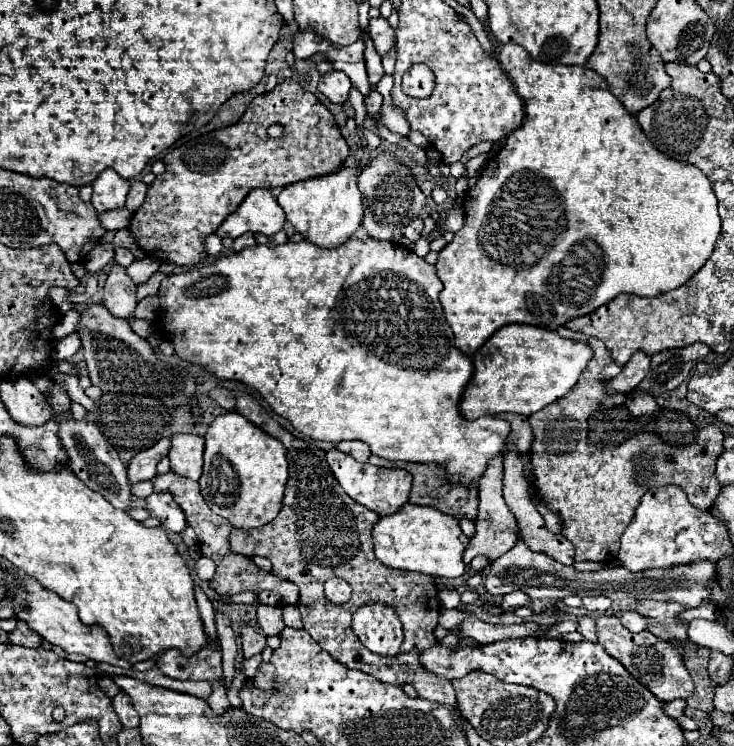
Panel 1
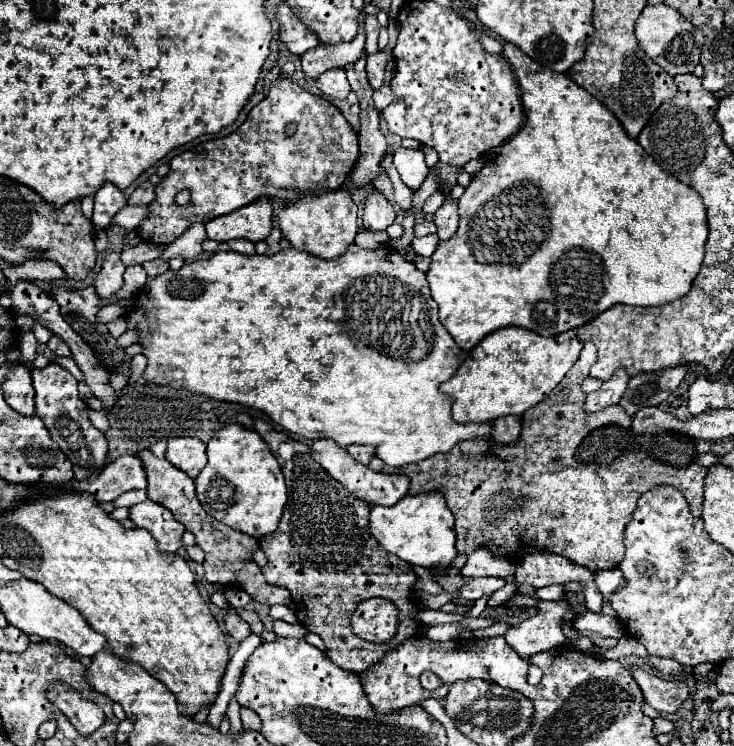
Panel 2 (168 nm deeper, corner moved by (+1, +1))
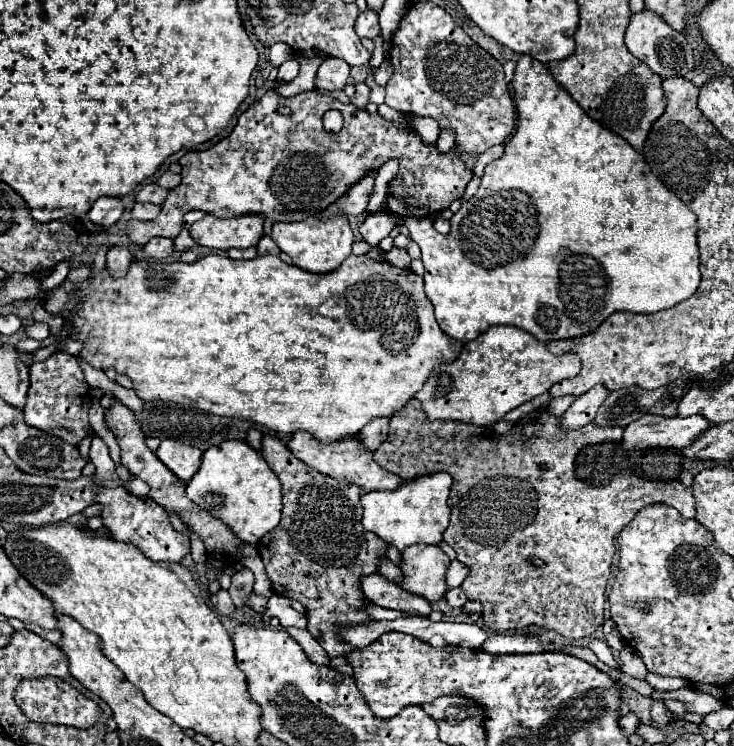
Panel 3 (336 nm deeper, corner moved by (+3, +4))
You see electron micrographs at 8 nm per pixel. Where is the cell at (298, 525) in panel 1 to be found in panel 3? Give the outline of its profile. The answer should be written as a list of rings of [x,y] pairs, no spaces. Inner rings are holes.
[[[263,435],[261,441],[263,457],[269,463],[269,467],[275,471],[275,475],[281,479],[283,485],[283,519],[281,523],[267,533],[259,543],[257,551],[265,563],[265,571],[273,583],[273,591],[279,595],[285,595],[289,599],[297,599],[307,609],[307,629],[311,635],[321,643],[321,647],[327,651],[329,657],[347,657],[351,651],[351,645],[343,645],[335,633],[343,629],[343,625],[359,625],[359,621],[371,621],[367,613],[367,599],[361,591],[361,579],[373,573],[379,573],[379,563],[387,559],[387,543],[377,537],[375,533],[369,533],[361,525],[361,489],[351,483],[341,483],[333,477],[321,475],[319,471],[311,469],[309,465],[303,465],[293,453],[287,449],[287,443],[283,443],[275,435]]]

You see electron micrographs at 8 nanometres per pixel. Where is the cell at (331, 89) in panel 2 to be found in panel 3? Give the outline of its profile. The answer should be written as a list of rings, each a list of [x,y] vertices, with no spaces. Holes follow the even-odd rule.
[[[325,59],[317,71],[315,87],[323,91],[343,91],[349,79],[349,65],[343,59]]]

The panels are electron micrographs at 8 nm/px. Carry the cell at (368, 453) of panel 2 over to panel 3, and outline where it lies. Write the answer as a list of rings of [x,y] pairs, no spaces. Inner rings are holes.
[[[377,419],[375,423],[367,423],[363,427],[363,431],[359,433],[359,441],[363,443],[363,447],[367,451],[377,451],[377,447],[387,439],[387,431],[389,431],[389,421],[387,419]]]

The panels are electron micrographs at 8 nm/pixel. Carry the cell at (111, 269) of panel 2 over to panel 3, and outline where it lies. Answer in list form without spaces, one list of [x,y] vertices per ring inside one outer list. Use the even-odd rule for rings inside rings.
[[[111,247],[107,251],[107,263],[105,269],[111,273],[111,277],[123,277],[131,265],[131,251],[127,247]]]

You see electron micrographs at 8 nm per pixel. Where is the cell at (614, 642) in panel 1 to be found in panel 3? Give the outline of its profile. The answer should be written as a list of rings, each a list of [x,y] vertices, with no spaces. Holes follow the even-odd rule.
[[[653,699],[653,705],[651,705],[651,717],[655,723],[659,725],[667,725],[673,717],[673,713],[665,707],[665,701],[663,699]]]

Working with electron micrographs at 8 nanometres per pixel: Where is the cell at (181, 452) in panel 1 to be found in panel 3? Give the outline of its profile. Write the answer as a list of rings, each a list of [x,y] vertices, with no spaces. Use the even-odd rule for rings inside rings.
[[[163,439],[155,453],[185,483],[191,481],[191,477],[199,469],[201,455],[203,455],[201,449],[197,449],[193,445],[185,445],[175,439]]]

